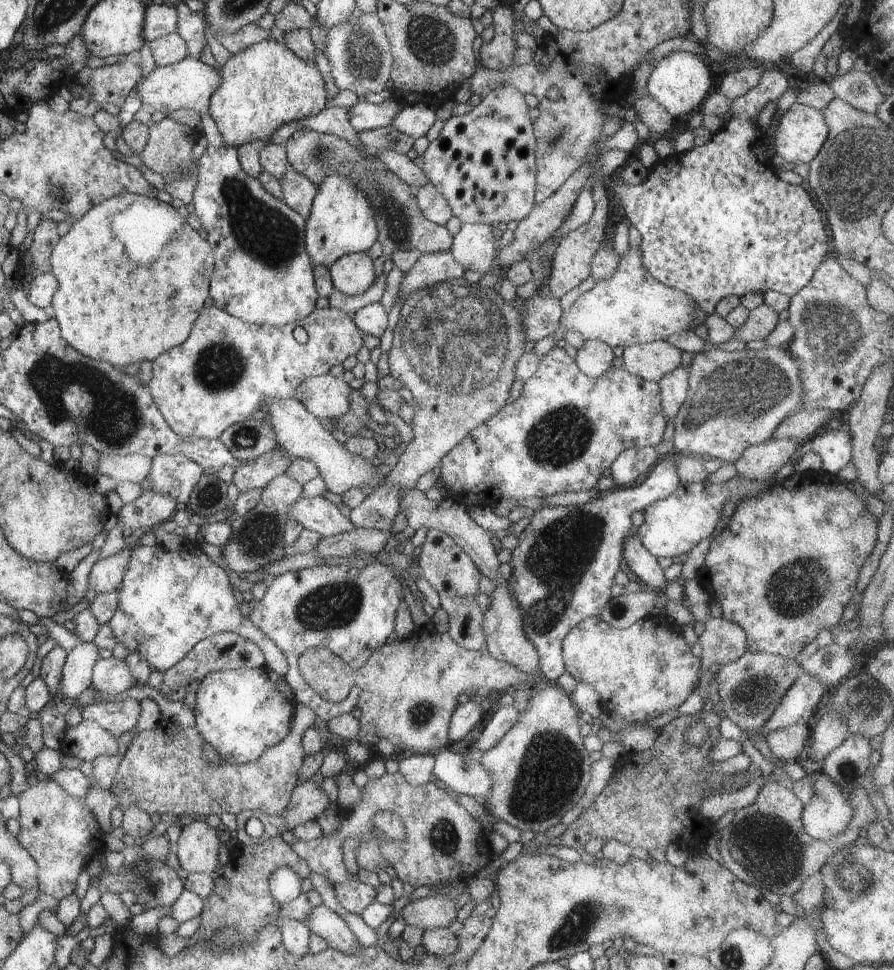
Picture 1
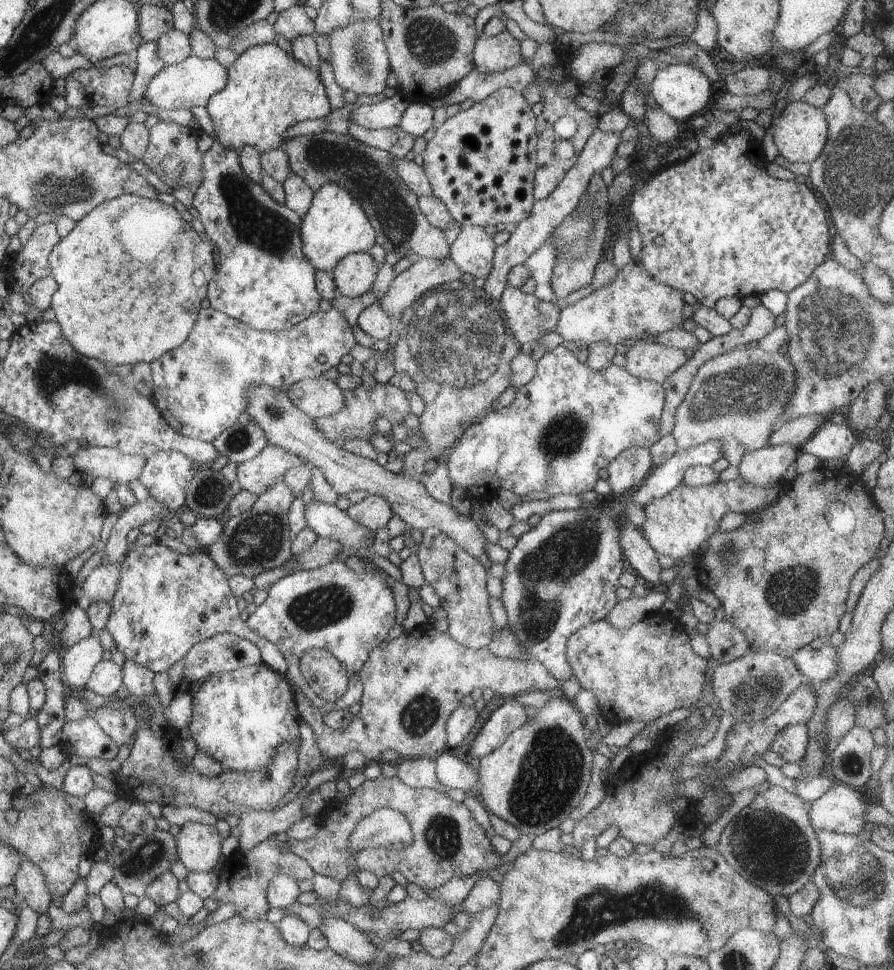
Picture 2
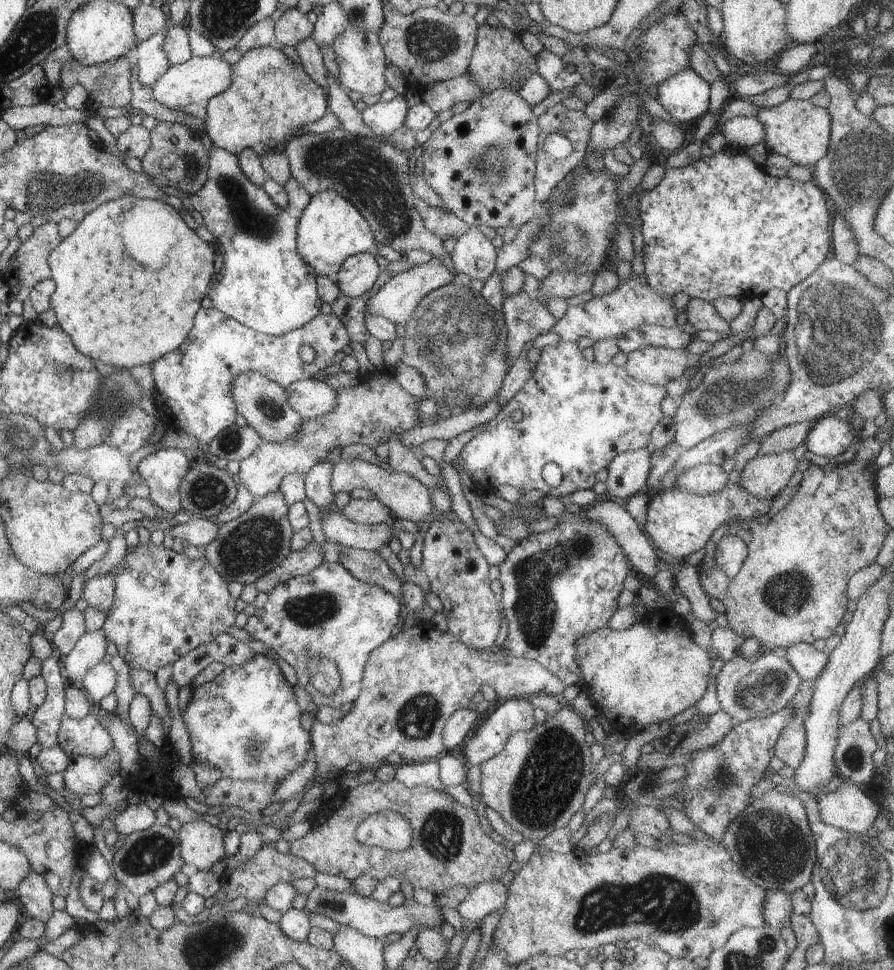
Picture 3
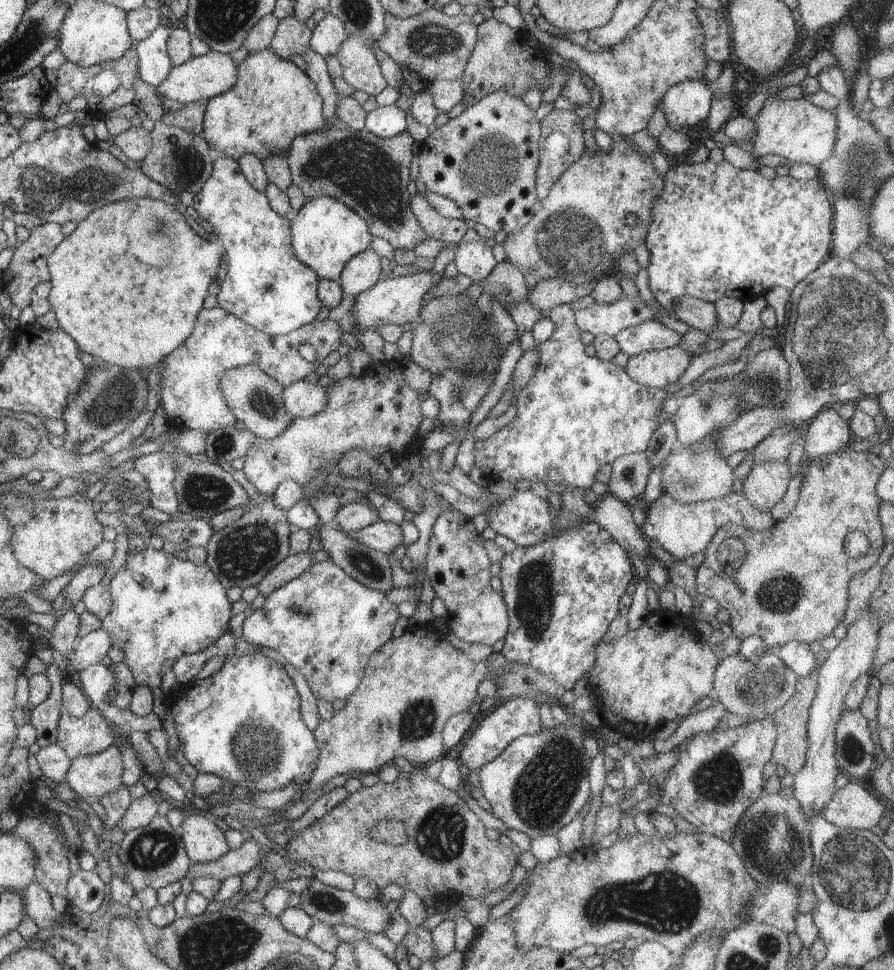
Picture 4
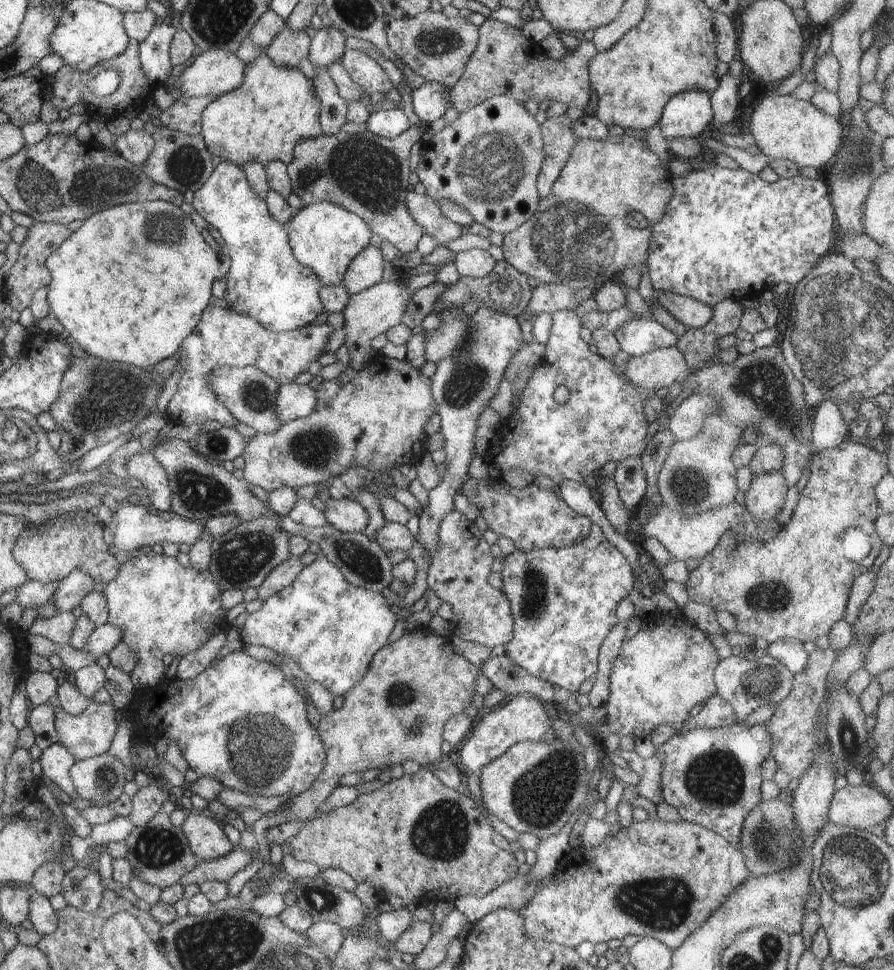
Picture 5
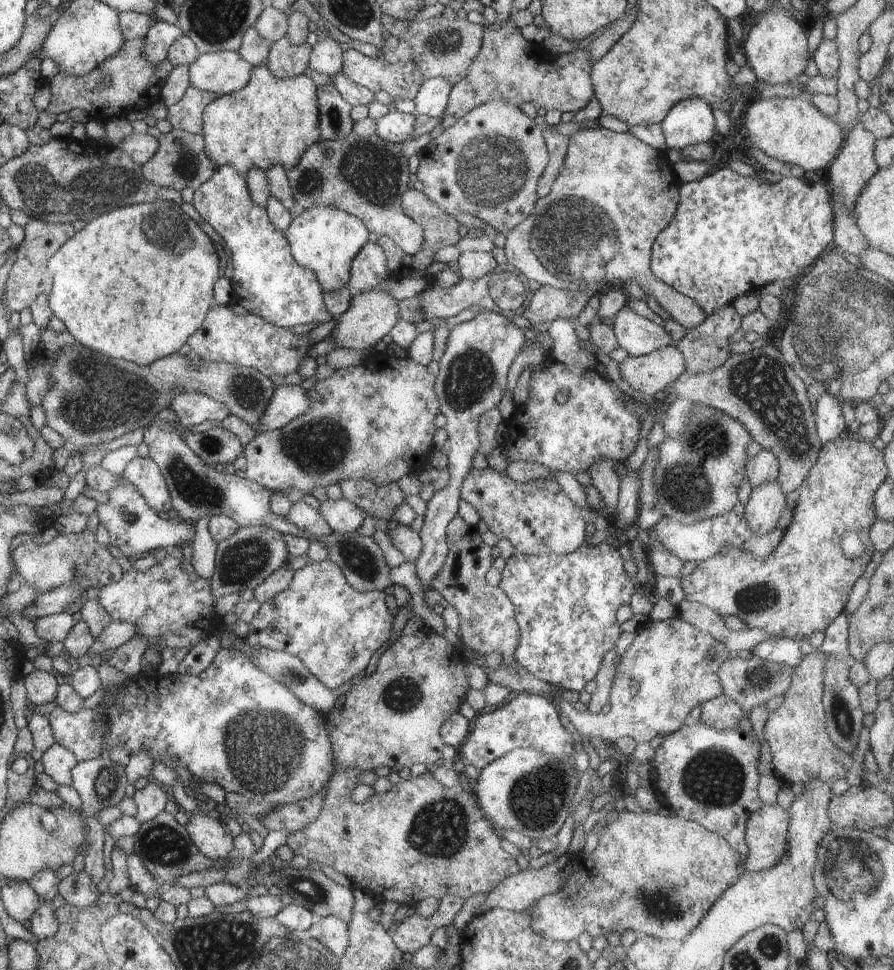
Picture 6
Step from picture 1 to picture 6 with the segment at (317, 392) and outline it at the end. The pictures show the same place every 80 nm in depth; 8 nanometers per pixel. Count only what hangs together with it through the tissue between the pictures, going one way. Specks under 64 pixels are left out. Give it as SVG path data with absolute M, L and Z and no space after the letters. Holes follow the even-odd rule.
M299 385L276 386L269 400L268 409L263 410L259 423L254 428L256 435L282 428L286 423L303 415L309 407L307 392Z

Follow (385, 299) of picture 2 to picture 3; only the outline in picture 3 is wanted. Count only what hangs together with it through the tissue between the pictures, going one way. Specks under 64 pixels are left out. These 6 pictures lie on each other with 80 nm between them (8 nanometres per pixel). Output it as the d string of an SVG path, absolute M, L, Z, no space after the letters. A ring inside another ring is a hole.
M438 260L409 268L408 270L395 274L391 280L385 282L367 301L365 312L368 315L384 317L396 325L406 325L408 320L412 318L412 313L418 304L420 304L420 301L429 292L435 291L444 285L450 285L455 275L456 273L448 270L446 265L440 263Z

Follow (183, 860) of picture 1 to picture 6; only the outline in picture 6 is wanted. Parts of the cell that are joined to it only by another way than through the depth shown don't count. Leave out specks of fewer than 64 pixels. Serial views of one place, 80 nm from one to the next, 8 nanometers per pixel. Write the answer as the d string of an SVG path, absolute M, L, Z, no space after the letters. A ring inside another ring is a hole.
M204 811L191 814L185 827L197 849L213 861L227 857L235 848L232 835L215 814Z

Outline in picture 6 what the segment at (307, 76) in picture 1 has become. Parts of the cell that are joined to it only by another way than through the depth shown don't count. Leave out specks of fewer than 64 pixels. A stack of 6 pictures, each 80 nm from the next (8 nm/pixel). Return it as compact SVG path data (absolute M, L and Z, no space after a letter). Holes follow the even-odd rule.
M254 67L248 84L239 91L220 95L203 110L202 134L206 137L206 153L216 168L232 165L242 176L250 169L266 172L270 167L280 165L287 172L292 170L304 151L321 136L319 131L318 86L306 75L297 77L275 77L268 67Z

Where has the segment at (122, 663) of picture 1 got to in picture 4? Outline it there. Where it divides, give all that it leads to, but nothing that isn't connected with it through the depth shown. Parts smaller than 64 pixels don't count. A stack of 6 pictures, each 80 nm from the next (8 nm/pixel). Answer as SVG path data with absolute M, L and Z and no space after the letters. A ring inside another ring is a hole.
M101 663L89 666L80 671L74 677L74 680L94 707L102 704L102 699L106 696L106 693L110 690L114 682L108 667Z

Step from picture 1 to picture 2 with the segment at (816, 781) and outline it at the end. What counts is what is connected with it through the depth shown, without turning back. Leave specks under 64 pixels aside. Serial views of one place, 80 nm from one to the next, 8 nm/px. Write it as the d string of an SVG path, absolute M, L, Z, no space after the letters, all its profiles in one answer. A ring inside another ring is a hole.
M835 782L823 796L812 802L809 817L814 830L822 829L843 835L862 832L864 814L872 801L862 791L847 784Z

